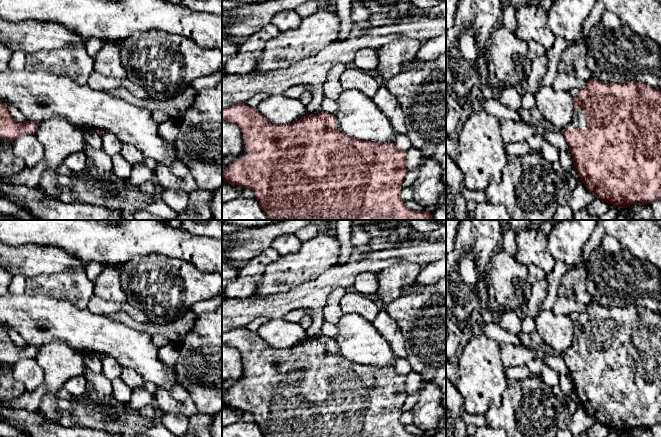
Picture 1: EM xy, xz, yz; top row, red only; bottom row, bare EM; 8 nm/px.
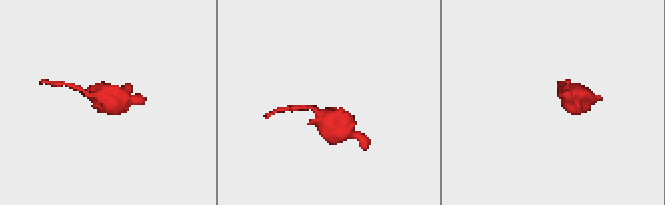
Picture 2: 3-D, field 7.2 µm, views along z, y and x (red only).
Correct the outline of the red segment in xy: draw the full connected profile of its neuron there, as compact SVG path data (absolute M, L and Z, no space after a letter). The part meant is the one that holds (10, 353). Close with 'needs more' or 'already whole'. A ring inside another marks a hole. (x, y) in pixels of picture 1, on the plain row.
M0 326L0 362L15 365L23 358L35 359L38 349L36 346L26 345L24 348L17 346Z; already whole

